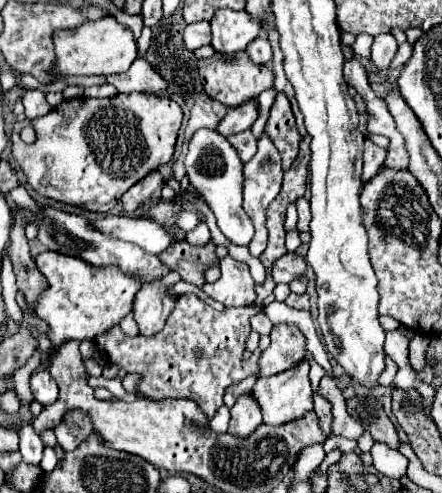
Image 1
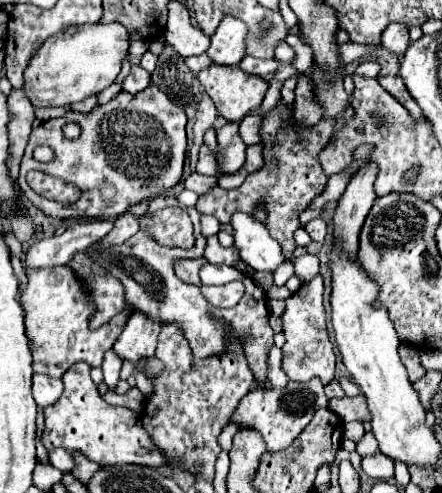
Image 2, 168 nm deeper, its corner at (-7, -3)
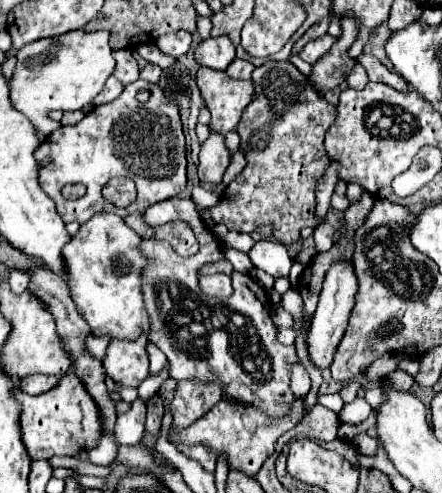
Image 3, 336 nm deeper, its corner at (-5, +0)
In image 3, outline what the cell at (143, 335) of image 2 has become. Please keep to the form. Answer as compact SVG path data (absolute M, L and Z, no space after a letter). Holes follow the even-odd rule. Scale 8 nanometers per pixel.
M138 337L138 341L110 341L104 371L106 375L122 383L124 387L138 387L148 377L148 337Z

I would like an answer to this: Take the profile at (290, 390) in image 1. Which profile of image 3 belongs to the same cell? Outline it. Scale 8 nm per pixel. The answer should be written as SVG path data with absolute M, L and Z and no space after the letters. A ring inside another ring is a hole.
M218 401L214 409L206 413L206 417L200 417L190 427L174 431L170 437L170 443L182 443L182 445L204 445L216 453L216 457L226 455L228 467L234 471L242 471L248 477L256 477L266 457L274 453L274 443L282 433L292 429L300 419L304 417L304 401L294 401L294 413L290 417L282 417L278 421L266 417L264 413L258 413L258 409L242 409L242 405L226 405L226 401Z

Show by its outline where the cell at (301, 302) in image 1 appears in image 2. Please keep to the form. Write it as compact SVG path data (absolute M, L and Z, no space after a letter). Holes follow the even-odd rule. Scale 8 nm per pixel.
M316 276L312 282L302 284L300 290L286 300L286 312L282 314L282 326L286 336L282 370L290 380L296 382L308 382L314 376L318 376L324 384L334 380L336 358L332 352L332 342L326 332L326 312L322 304L322 292L324 292L324 282L320 276Z

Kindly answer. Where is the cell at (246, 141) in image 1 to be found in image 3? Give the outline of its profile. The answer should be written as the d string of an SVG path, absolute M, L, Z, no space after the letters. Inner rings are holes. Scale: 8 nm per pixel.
M236 151L234 155L232 155L232 161L230 161L230 167L226 169L226 173L224 173L224 185L230 185L230 181L244 169L244 165L246 165L246 159L242 157L242 151Z

